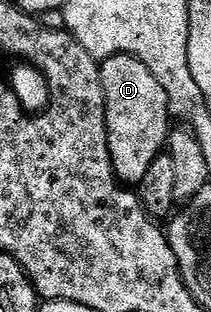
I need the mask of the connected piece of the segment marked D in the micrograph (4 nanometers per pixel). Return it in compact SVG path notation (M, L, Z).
M110 56L99 64L101 90L105 98L107 150L115 179L124 186L138 186L155 159L167 147L173 117L167 95L157 78L132 56Z

